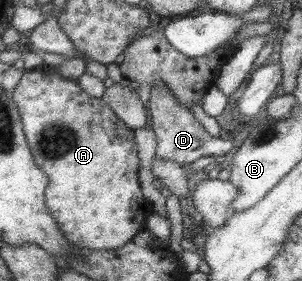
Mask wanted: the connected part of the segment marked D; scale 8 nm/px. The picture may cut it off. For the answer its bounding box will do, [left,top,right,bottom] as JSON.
[146,82,231,166]

